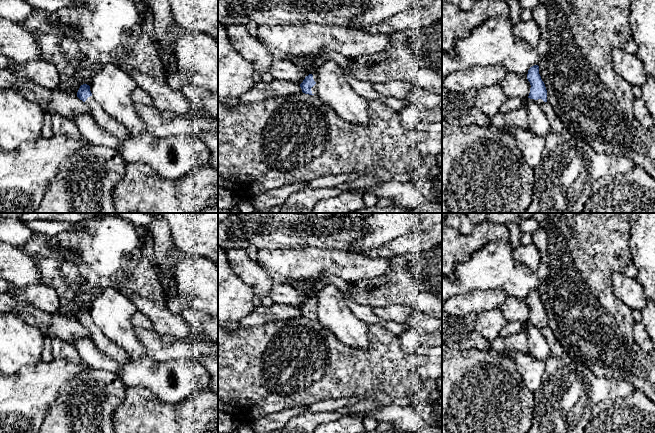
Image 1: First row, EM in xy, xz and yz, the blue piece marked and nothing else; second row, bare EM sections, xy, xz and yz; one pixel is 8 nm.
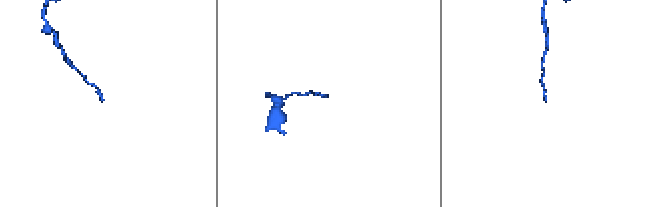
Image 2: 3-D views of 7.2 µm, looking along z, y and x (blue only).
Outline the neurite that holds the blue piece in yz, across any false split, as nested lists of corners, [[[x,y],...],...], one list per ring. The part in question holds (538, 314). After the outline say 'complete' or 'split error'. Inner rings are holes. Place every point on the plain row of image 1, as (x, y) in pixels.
[[[538,289],[530,291],[528,294],[527,303],[531,309],[530,317],[527,323],[539,328],[540,330],[544,326],[547,326],[547,314],[539,298]]] | split error

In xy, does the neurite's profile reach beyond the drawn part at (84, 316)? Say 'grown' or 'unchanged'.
grown

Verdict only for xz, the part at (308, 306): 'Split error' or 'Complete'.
Split error

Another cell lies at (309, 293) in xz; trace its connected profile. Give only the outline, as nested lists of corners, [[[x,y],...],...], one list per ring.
[[[317,276],[315,278],[311,278],[311,279],[305,279],[306,282],[307,282],[307,285],[309,286],[309,289],[308,290],[303,290],[303,291],[299,291],[298,292],[300,293],[300,295],[305,298],[305,299],[309,299],[309,298],[312,298],[314,296],[316,296],[317,292],[314,291],[313,289],[313,284],[315,282],[318,282],[320,280],[322,280],[323,278],[325,278],[324,276]]]

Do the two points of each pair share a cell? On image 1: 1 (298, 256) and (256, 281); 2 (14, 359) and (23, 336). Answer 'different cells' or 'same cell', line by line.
1: different cells
2: same cell

